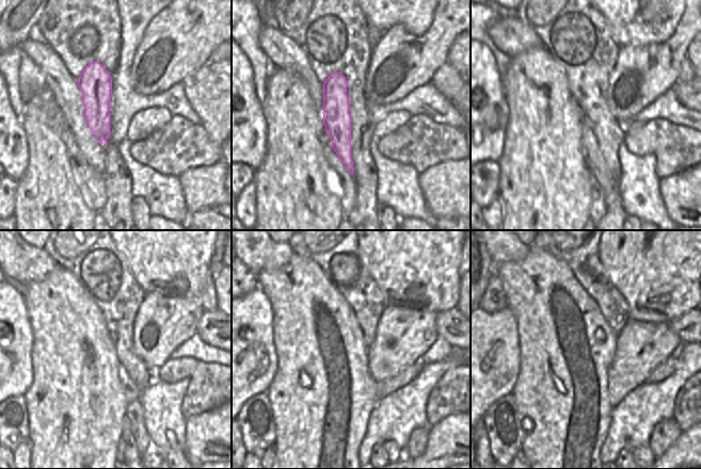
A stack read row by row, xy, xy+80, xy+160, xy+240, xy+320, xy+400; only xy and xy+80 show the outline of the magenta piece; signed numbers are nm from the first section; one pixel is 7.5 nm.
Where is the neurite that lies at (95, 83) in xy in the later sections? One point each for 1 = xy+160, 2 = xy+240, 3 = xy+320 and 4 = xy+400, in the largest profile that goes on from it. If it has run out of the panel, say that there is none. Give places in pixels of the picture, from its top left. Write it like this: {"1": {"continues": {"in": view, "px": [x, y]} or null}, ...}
{"1": {"continues": {"in": "xy+160", "px": [592, 156]}}, "2": {"continues": {"in": "xy+240", "px": [138, 436]}}, "3": {"continues": {"in": "xy+320", "px": [389, 447]}}, "4": {"continues": {"in": "xy+400", "px": [641, 447]}}}

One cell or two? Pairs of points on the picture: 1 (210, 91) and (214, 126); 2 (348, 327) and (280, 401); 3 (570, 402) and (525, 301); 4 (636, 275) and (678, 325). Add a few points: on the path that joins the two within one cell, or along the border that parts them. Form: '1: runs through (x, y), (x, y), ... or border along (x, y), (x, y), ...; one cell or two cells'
1: runs through (214, 99), (214, 117); one cell
2: runs through (321, 298), (311, 298), (311, 355), (302, 364); one cell
3: runs through (563, 376), (563, 357), (551, 326); one cell
4: border along (689, 309), (669, 322); two cells

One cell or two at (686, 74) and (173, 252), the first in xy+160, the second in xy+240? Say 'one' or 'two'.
one

